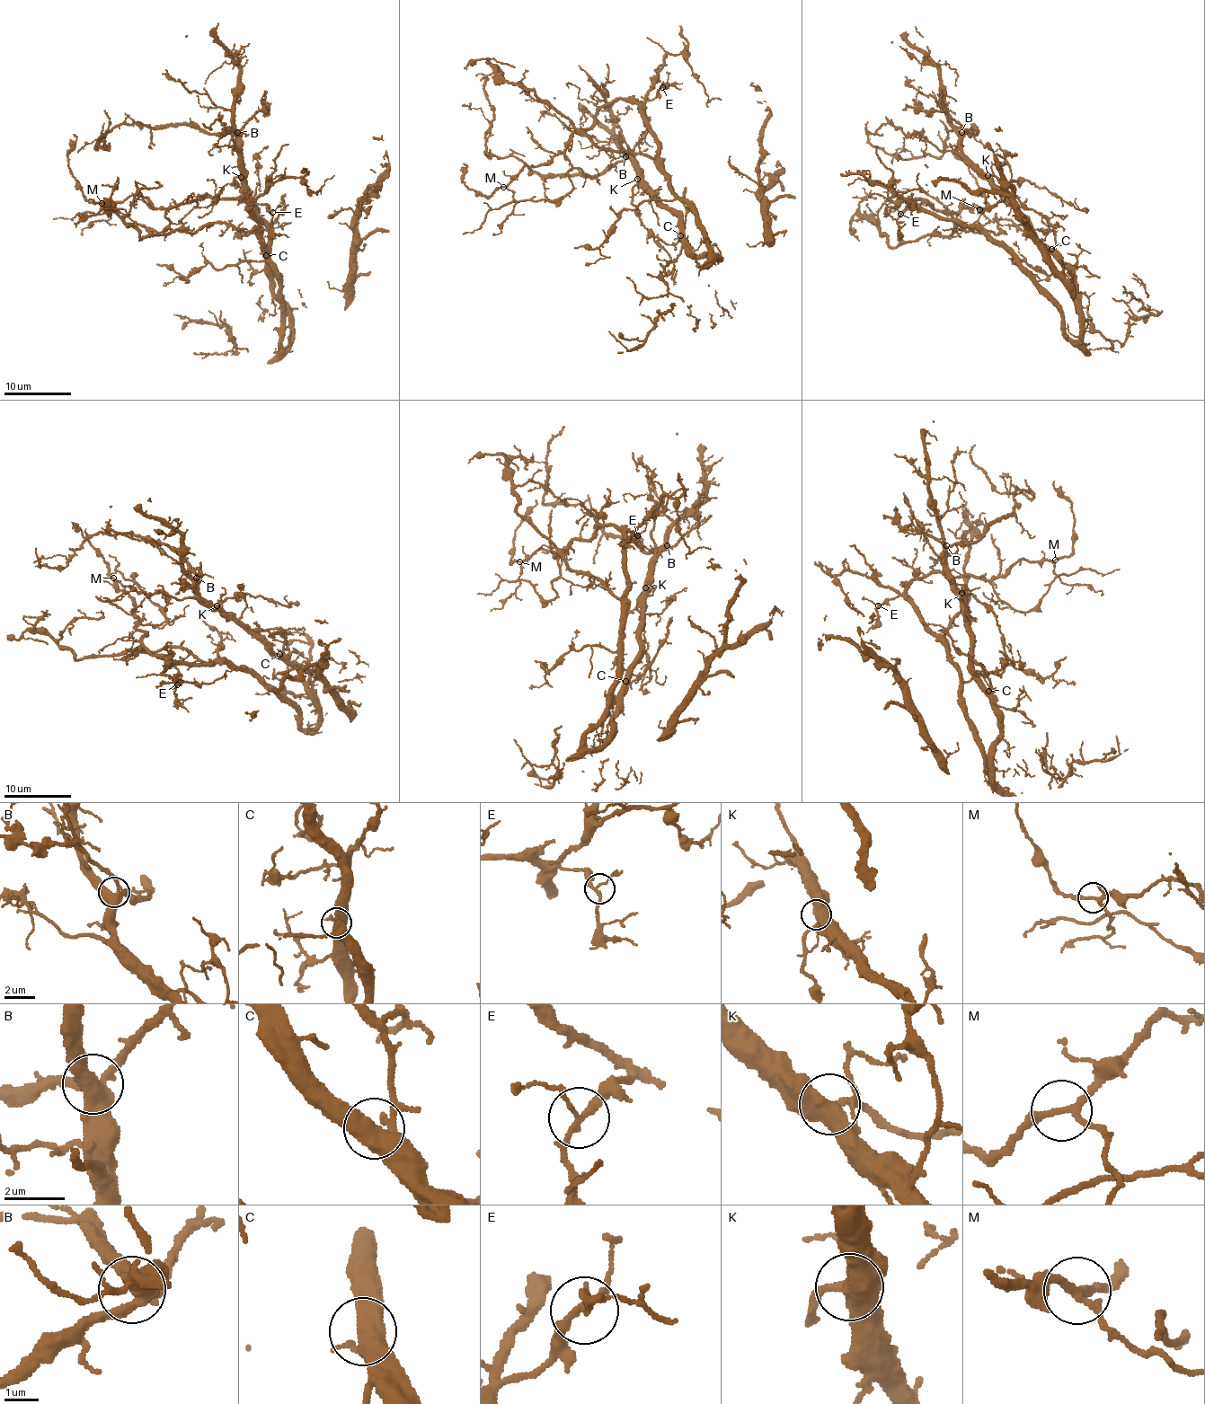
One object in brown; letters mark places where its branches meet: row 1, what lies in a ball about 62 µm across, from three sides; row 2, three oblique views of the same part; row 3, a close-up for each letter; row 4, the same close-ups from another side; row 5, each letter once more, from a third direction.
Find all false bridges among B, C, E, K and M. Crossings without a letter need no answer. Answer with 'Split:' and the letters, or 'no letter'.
Split: no letter

